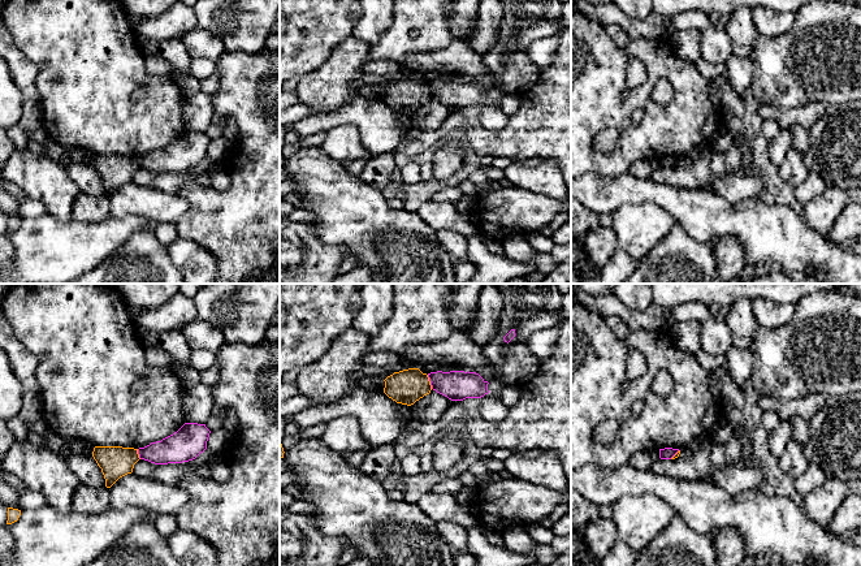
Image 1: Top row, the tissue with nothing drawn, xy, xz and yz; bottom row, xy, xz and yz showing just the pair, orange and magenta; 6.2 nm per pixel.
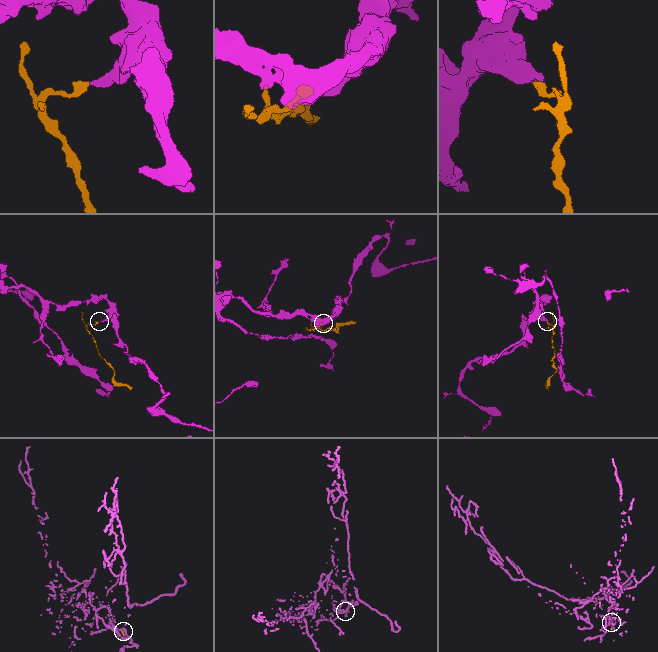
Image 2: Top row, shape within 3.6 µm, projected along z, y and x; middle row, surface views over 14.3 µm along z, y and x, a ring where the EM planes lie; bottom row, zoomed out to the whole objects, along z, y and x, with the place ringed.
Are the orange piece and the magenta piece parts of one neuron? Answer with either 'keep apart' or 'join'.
keep apart

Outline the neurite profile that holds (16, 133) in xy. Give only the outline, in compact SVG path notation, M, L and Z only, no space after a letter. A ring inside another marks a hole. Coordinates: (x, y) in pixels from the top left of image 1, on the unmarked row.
M20 122L13 125L12 128L9 128L7 130L7 133L8 133L8 137L13 142L14 150L20 151L20 150L27 148L27 143L29 143L30 138L25 133L25 130Z

